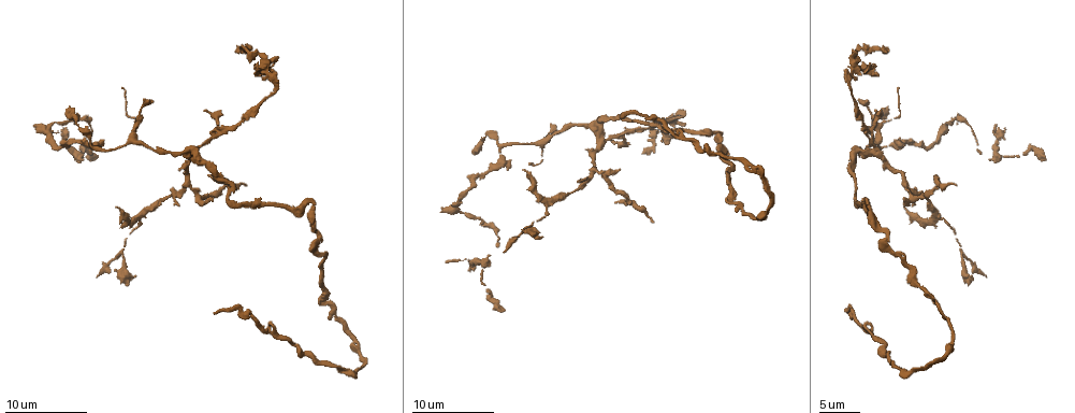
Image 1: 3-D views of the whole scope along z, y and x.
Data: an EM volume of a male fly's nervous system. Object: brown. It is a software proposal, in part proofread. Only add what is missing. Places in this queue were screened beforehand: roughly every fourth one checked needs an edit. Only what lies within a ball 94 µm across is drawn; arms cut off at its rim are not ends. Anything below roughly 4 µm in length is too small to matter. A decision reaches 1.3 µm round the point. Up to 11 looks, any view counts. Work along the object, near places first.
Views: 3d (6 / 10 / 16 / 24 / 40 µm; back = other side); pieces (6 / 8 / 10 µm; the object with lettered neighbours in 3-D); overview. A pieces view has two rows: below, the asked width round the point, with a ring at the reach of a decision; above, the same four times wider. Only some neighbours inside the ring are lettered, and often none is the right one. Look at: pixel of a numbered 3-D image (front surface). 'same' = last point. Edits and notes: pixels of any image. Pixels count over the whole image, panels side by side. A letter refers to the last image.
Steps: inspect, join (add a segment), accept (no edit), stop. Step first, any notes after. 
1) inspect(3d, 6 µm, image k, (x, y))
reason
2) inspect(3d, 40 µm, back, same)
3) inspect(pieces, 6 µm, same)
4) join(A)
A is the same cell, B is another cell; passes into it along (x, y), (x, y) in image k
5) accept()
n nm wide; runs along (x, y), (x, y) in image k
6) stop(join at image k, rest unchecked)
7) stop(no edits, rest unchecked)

inspect(pieces, 10 µm, image 1, (651, 221))
tapers out

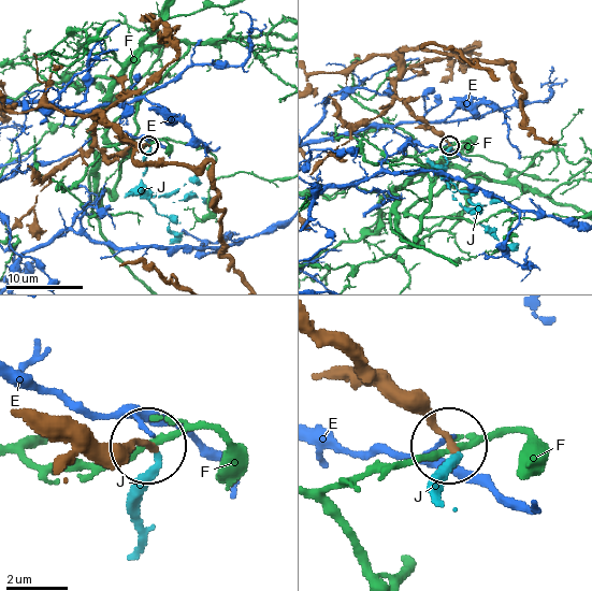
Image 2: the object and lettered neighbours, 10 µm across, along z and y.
join(J)
J is the same cell, E and F are other cells; passes into it along (70, 464), (149, 447), (136, 549) in image 2; the neuron continues

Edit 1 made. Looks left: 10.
inspect(overview)
see it whole again

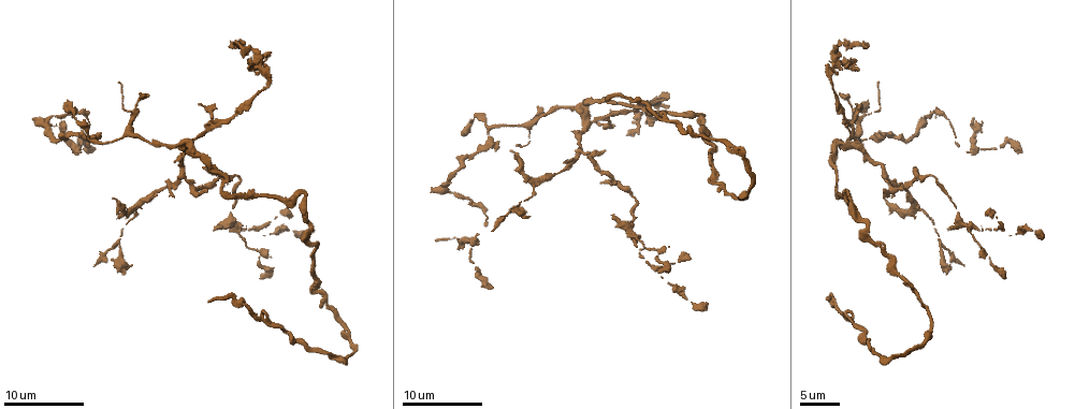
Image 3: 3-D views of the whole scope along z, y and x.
inspect(pieces, 8 µm, image 3, (602, 180))
branch stops here

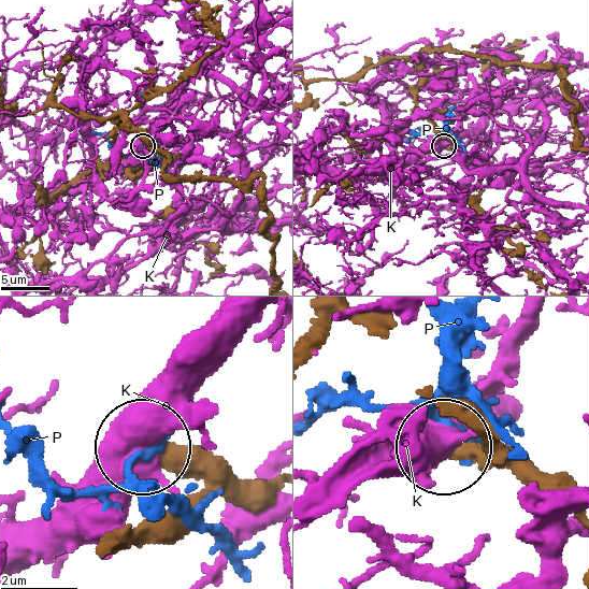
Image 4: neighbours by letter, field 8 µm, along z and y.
accept()
K and P are other cells; none of them fits

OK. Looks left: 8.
inspect(pieces, 8 µm, image 1, (203, 111))
an open end

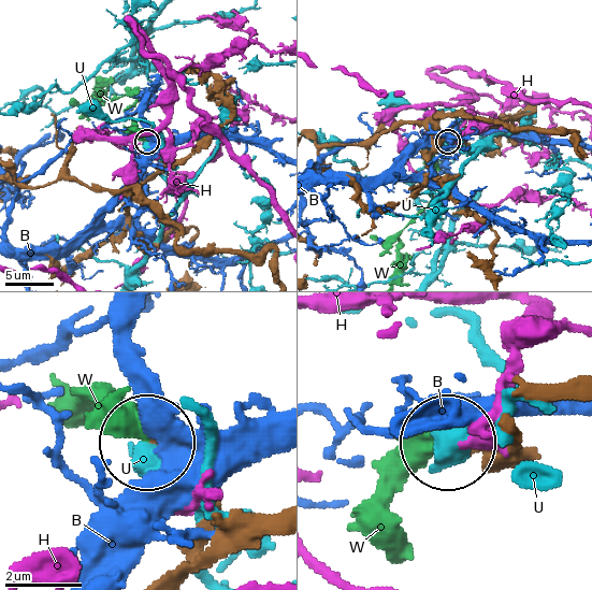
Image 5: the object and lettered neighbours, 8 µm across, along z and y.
join(W)
200 nm wide; W is the same cell, B, H and U are other cells; the neuron continues

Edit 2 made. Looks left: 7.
inspect(overview)

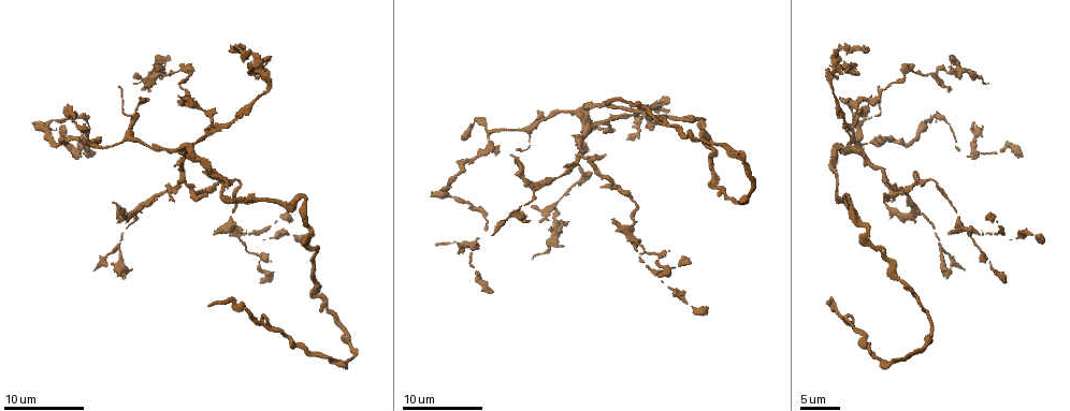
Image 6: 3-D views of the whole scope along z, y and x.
inspect(3d, 10 µm, image 6, (68, 106))

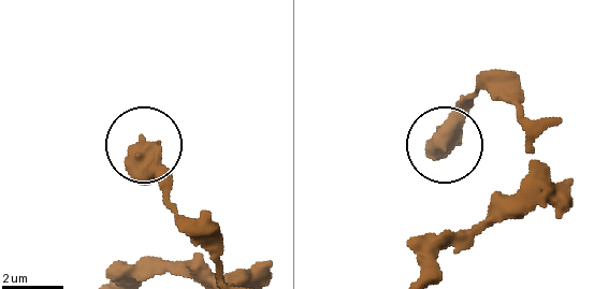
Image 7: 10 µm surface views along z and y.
inspect(pieces, 6 µm, image 7, (144, 138))

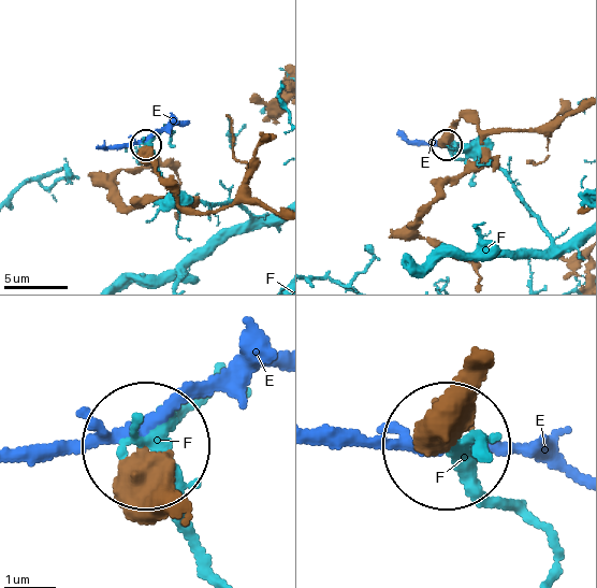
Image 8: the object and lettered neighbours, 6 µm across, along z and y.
accept()
E and F are other cells; runs along (463, 388), (454, 447) in image 8; none of them fits

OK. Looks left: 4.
inspect(pieces, 8 µm, image 1, (449, 261))
an open end

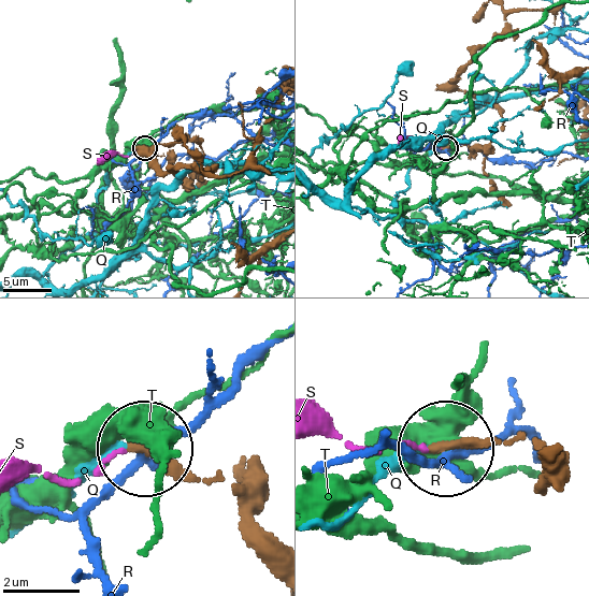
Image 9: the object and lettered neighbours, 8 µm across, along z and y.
join(S)
220 nm wide; S is the same cell, Q, R and T are other cells; it goes on there

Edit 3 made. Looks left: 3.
stop(join at image 2, join at image 5, join at image 9, rest unchecked)

